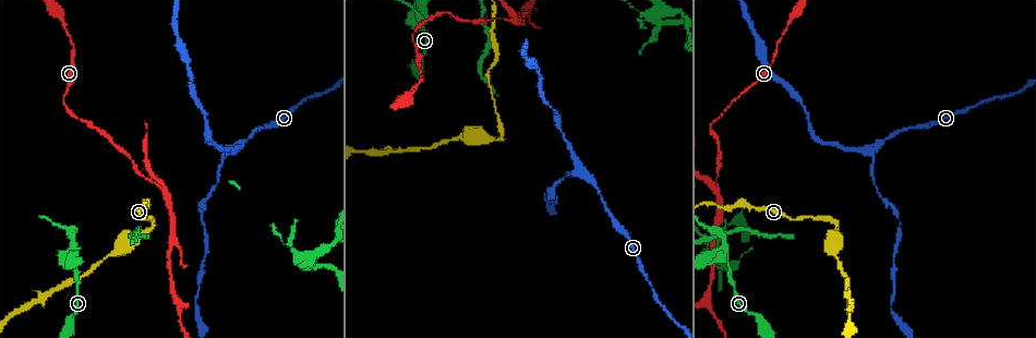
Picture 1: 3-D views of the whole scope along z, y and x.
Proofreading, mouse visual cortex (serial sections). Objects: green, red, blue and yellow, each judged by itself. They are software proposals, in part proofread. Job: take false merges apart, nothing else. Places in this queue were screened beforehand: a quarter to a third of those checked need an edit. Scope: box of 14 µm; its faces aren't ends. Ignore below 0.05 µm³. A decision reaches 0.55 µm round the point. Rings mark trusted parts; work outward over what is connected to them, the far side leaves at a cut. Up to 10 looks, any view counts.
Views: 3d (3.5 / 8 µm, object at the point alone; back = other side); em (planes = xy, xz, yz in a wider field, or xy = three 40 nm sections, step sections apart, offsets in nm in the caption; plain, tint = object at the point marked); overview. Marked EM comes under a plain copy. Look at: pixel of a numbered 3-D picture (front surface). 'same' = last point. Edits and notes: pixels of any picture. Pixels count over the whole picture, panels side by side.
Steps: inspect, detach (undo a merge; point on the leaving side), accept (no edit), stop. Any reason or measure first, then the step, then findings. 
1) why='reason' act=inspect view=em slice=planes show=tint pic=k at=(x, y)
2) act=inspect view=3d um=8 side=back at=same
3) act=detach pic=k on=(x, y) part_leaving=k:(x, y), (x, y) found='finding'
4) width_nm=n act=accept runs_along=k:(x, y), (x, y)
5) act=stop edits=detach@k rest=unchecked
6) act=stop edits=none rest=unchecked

why='a fork' act=inspect view=3d um=8 pic=1 at=(868, 150)

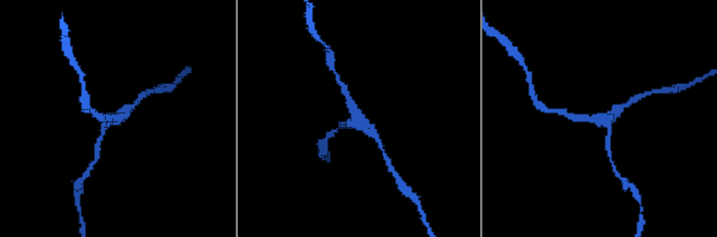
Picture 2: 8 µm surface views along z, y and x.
why='closer look' act=inspect view=3d um=3.5 pic=2 at=(607, 120)

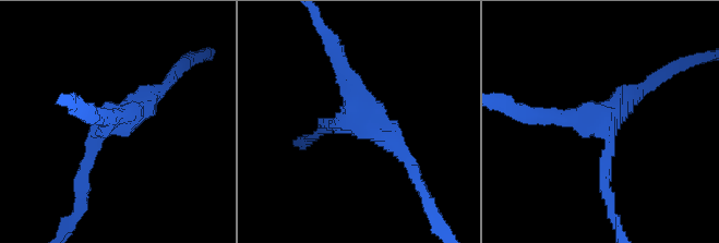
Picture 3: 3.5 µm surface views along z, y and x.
arms=3 act=accept runs_along=3:(410, 162), (357, 112), (336, 51) found='continuous, no second cell'

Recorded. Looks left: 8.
why='branch point' act=inspect view=3d um=3.5 pic=1 at=(421, 29)

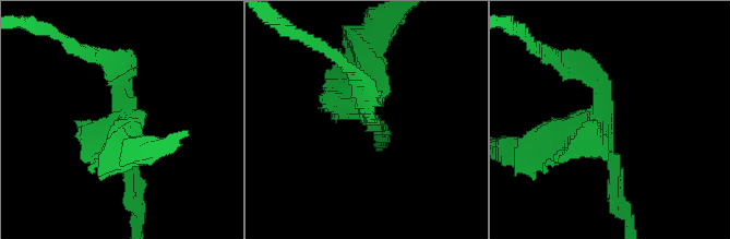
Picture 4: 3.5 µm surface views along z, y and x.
act=inspect view=em slice=xy step=2 show=tint pic=4 at=(604, 131)

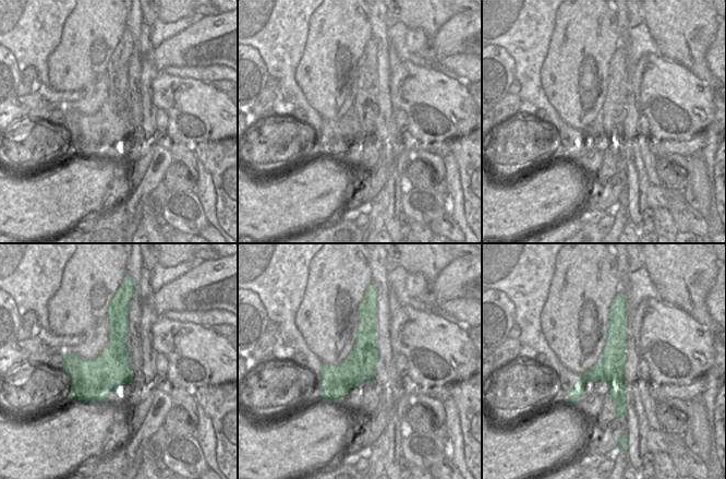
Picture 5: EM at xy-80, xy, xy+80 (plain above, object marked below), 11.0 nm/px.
act=detach pic=4 on=(594, 138) part_leaving=4:(599, 132), (538, 142), (543, 166) found='a second cell is stuck on'

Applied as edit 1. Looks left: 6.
why='redraw' act=inspect view=overview

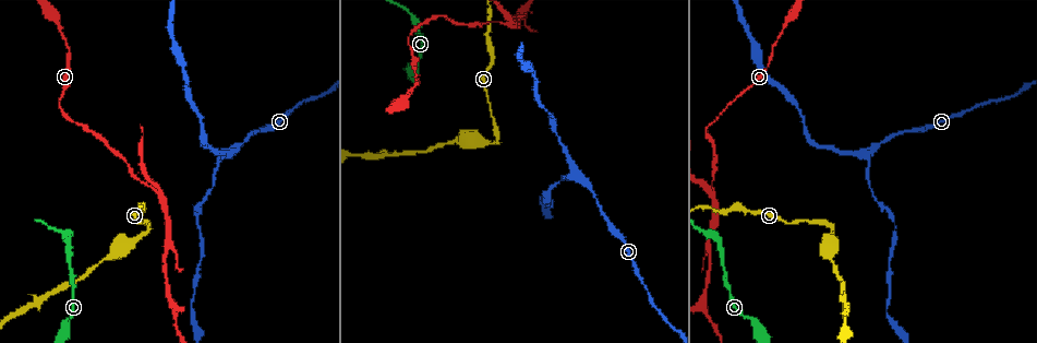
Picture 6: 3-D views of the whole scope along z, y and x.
why='abrupt turn' act=inspect view=3d um=3.5 pic=6 at=(139, 234)

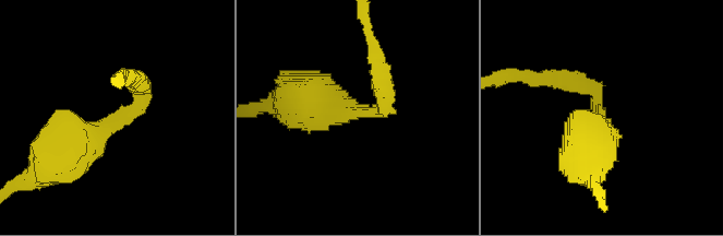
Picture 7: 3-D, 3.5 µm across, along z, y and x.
act=inspect view=em slice=xy step=5 show=tint pic=7 at=(364, 112)

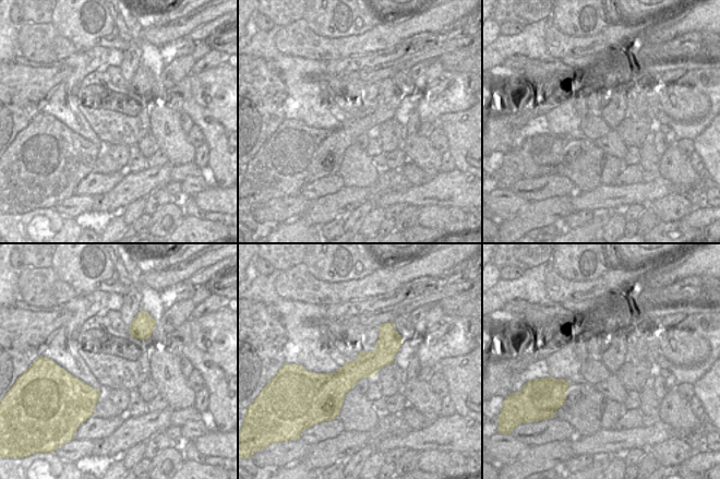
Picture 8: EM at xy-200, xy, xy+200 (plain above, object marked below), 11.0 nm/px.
act=detach pic=7 on=(105, 124) border=8:(398, 334), (387, 342), (379, 340) found='two cells meet here'

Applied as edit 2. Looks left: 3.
why='see it whole again' act=inspect view=overview

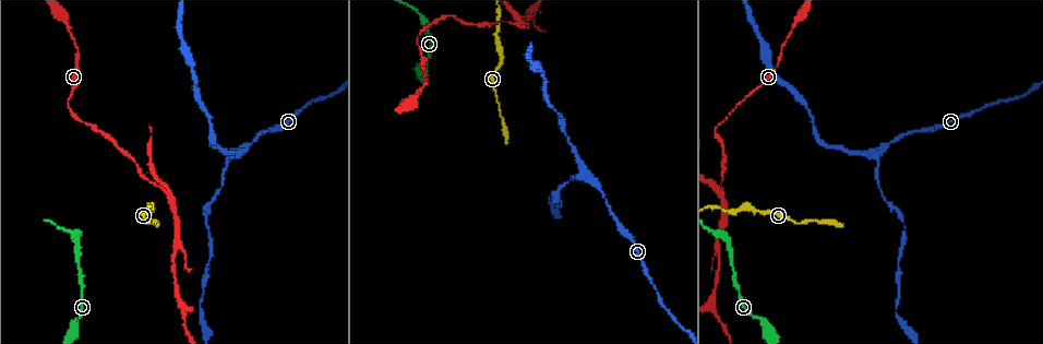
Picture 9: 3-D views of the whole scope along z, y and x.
why='three arms meet' act=inspect view=3d um=3.5 pic=9 at=(723, 194)

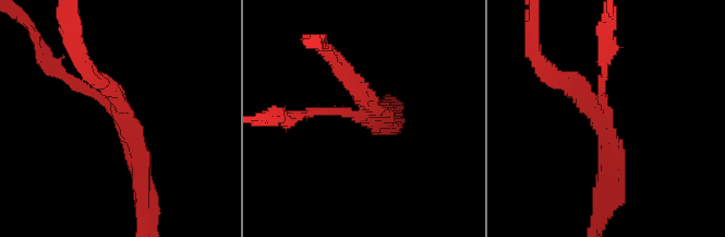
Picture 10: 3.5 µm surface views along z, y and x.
act=inspect view=em slice=planes show=tint pic=10 at=(364, 110)

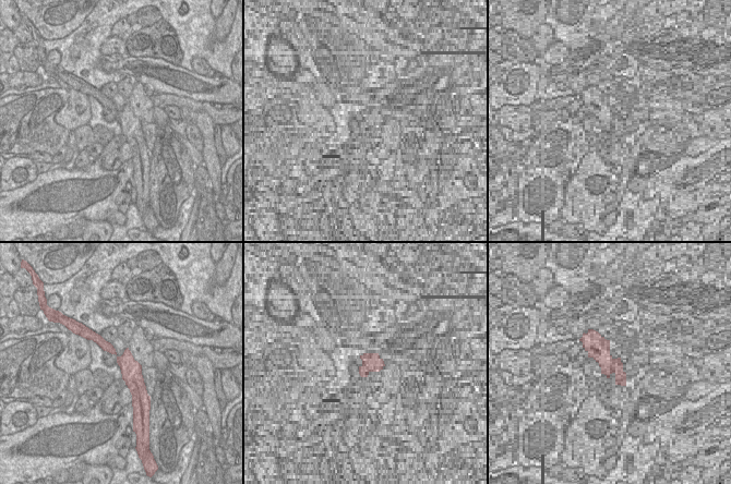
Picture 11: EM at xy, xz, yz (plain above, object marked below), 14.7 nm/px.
arms=3 act=detach pic=10 on=(355, 81) part_leaving=10:(117, 114), (136, 147), (144, 211) found='two cells meet here'

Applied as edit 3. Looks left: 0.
act=stop edits=detach@4,detach@7,detach@10 rest=unchecked

